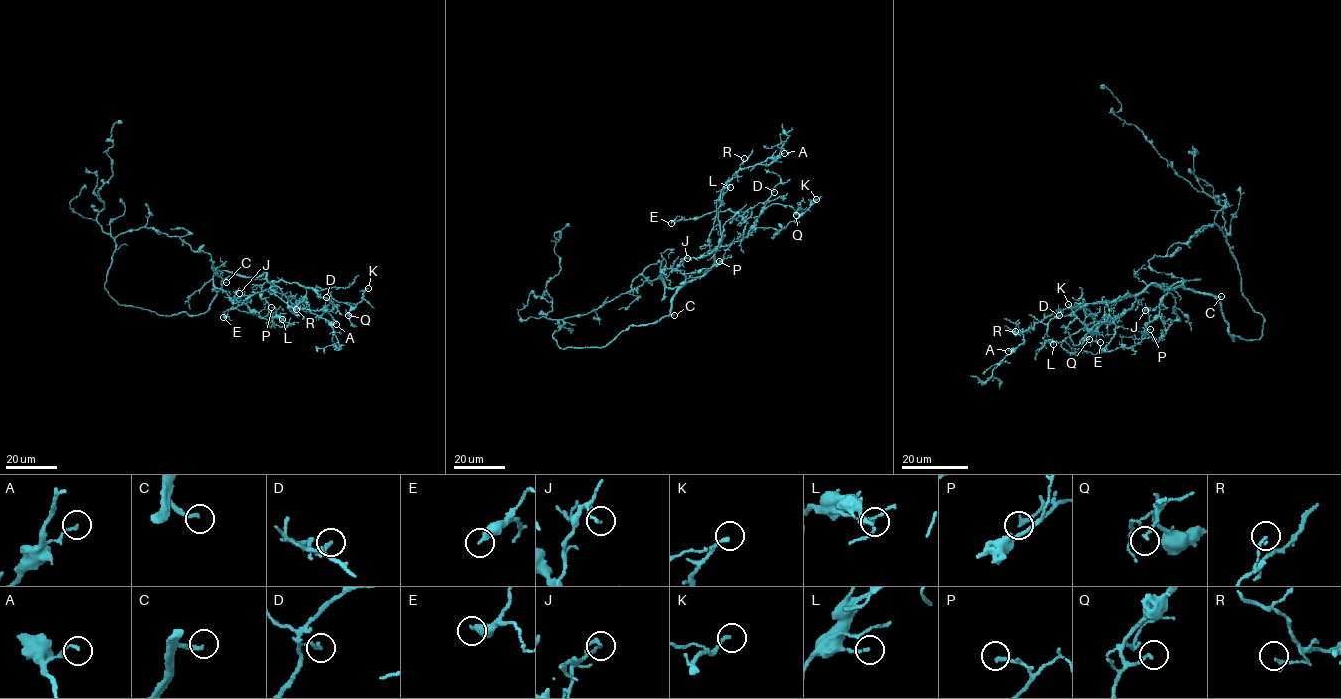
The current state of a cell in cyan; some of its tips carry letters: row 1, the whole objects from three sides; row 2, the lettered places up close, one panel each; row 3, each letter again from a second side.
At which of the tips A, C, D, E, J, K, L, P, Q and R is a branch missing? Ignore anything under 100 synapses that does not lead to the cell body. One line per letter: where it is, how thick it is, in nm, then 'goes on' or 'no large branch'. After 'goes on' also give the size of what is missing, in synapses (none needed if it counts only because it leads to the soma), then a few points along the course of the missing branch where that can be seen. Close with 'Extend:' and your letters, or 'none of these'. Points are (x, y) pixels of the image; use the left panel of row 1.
A: place (336, 324); calibre 120 nm; no large branch
C: place (226, 282); calibre 220 nm; goes on; course (226, 282), (257, 265), (289, 265), (307, 257), (336, 224), (371, 171), (383, 160), (387, 146)
D: place (326, 297); calibre 200 nm; no large branch
E: place (223, 317); calibre 400 nm; no large branch
J: place (239, 293); calibre 170 nm; no large branch
K: place (368, 288); calibre 170 nm; no large branch
L: place (282, 319); calibre 140 nm; no large branch
P: place (271, 307); calibre 240 nm; no large branch
Q: place (348, 315); calibre 140 nm; no large branch
R: place (296, 309); calibre 150 nm; no large branch
Extend: C

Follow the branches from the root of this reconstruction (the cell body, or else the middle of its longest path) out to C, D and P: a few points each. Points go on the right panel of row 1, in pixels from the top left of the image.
C: (1156, 255), (1148, 262), (1157, 272), (1181, 278), (1185, 288), (1197, 293), (1221, 296)
D: (1156, 255), (1149, 265), (1181, 278), (1180, 285), (1162, 289), (1150, 284), (1134, 295), (1082, 305), (1059, 315)
P: (1156, 255), (1148, 261), (1154, 270), (1183, 279), (1159, 303), (1164, 336), (1157, 341), (1147, 333), (1150, 329)

